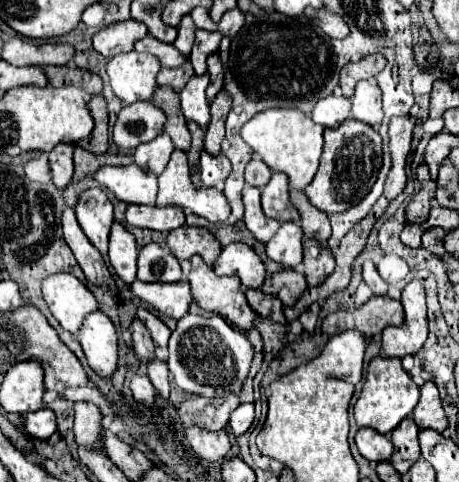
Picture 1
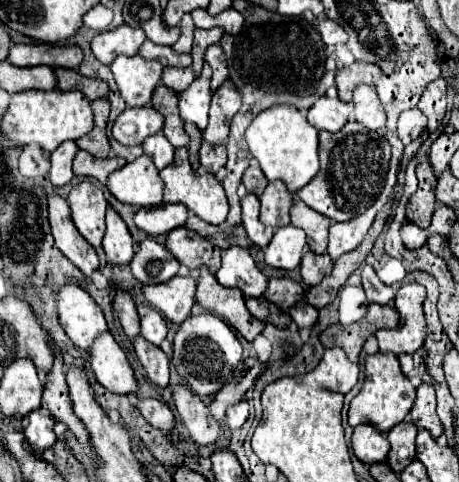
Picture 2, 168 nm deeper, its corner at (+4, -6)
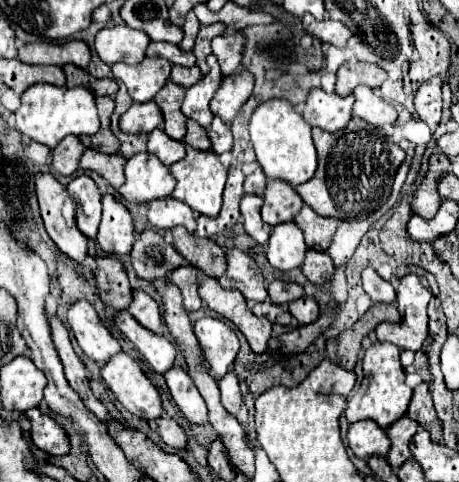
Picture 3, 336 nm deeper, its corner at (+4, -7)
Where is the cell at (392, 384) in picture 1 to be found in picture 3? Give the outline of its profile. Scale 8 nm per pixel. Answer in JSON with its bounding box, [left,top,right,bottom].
[345,344,411,430]

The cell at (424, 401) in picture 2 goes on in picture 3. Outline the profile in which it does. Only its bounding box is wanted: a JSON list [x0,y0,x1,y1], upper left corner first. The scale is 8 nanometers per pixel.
[407,382,443,442]

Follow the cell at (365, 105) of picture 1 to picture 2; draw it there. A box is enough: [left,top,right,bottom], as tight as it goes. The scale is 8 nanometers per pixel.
[353,85,387,131]

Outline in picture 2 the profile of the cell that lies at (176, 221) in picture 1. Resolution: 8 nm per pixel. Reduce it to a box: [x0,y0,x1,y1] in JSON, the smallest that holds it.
[135,203,187,235]

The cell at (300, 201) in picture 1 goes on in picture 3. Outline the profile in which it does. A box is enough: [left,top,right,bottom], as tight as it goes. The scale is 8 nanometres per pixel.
[295,204,337,252]

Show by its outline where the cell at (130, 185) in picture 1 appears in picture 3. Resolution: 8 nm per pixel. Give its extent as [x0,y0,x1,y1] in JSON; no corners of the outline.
[119,154,175,204]

